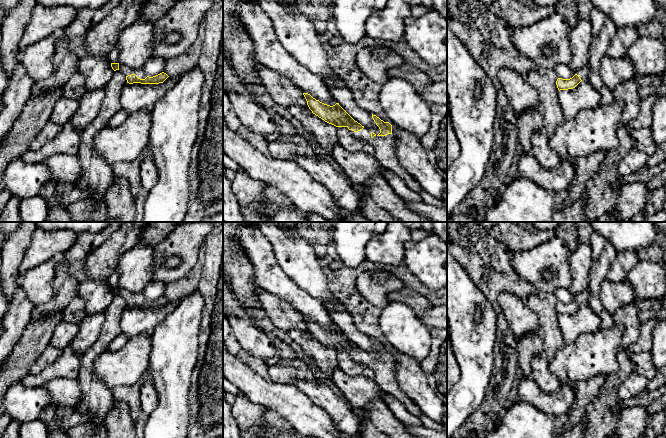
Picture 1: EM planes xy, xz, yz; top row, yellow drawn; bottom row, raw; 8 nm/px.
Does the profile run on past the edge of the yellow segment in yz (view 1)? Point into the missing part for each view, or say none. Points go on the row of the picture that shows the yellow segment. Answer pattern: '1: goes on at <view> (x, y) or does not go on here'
1: goes on at yz (583, 72)

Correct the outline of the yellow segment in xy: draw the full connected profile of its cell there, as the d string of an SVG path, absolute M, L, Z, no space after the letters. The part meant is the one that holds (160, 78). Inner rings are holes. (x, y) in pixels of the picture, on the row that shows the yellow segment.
M111 63L111 67L114 71L120 70L125 76L127 83L141 83L141 84L159 84L163 83L169 76L162 72L156 76L147 76L143 69L131 69L119 63Z

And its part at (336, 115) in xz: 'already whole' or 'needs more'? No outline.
needs more

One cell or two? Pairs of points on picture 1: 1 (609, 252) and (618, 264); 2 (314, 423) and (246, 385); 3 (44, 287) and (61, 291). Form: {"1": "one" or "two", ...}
{"1": "two", "2": "one", "3": "two"}

